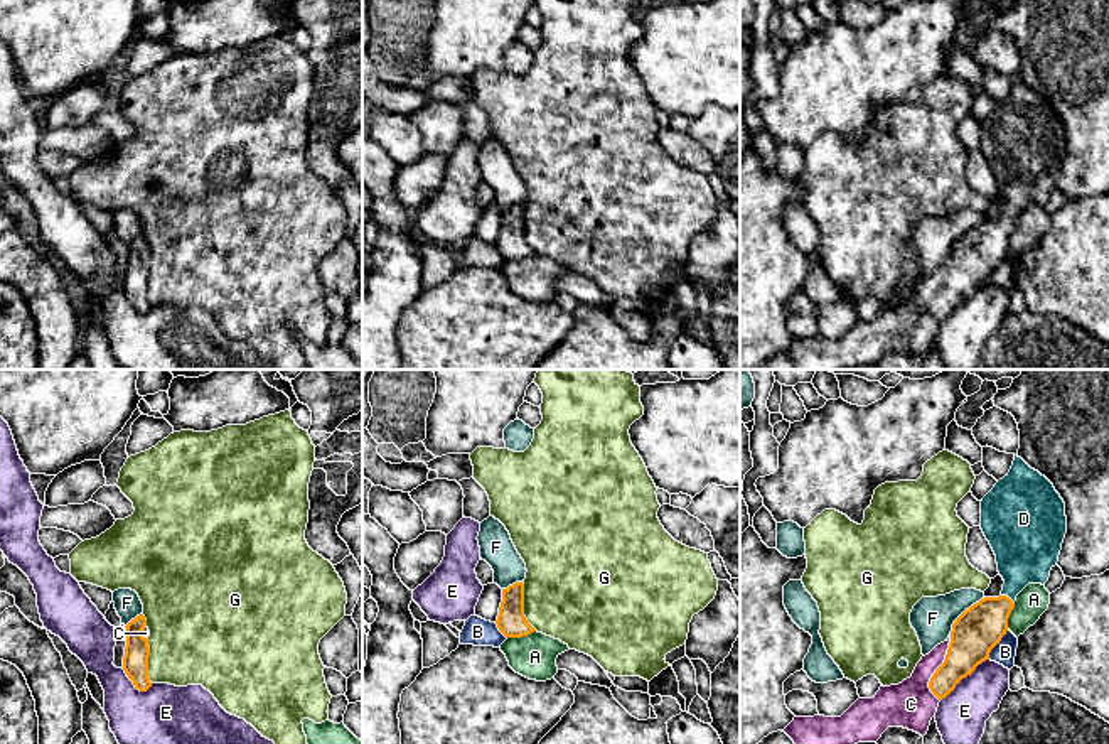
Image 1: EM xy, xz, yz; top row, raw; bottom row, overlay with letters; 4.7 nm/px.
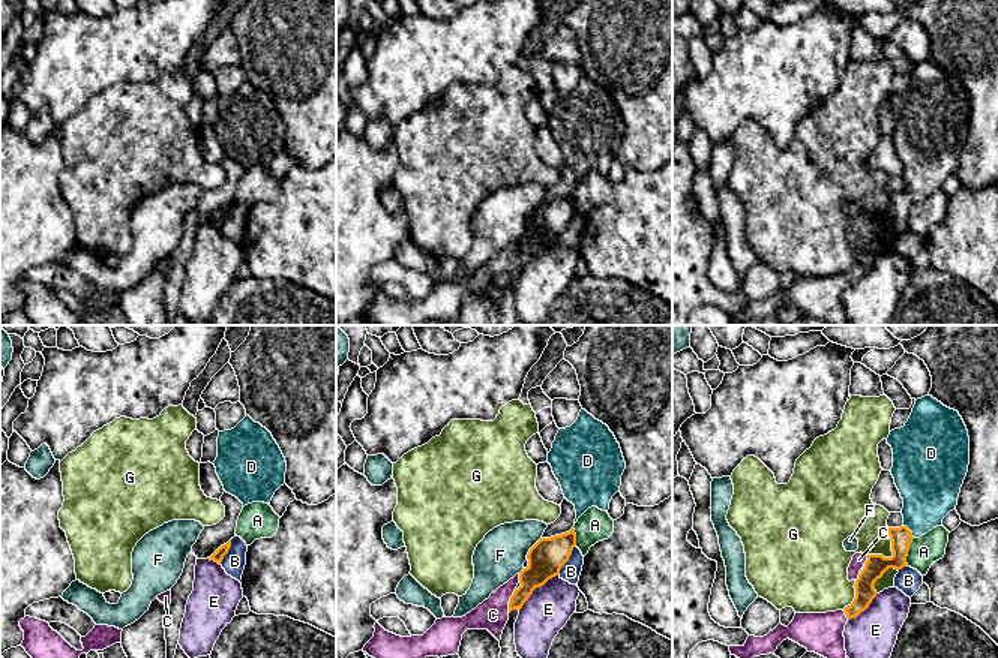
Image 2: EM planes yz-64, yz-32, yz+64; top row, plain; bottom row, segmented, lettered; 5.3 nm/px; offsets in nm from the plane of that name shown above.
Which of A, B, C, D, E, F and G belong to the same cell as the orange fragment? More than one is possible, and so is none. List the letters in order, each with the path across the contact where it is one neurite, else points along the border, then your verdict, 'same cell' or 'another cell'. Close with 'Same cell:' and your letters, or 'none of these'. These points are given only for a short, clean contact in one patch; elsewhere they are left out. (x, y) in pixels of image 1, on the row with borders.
A: border xz (535, 630), (508, 638); another cell
B: border yz (1008, 630), (988, 658); another cell
C: way yz (975, 633), (937, 668), (926, 689), (910, 704); same cell
D: way yz (978, 630), (1008, 598), (1027, 549); same cell
E: border yz (988, 658), (941, 700); another cell
F: border yz (985, 598), (973, 603), (954, 621), (949, 633); another cell
G: another cell
Same cell: C, D

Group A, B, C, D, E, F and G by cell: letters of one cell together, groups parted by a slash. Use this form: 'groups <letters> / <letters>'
groups A / B / C D / E / F / G

